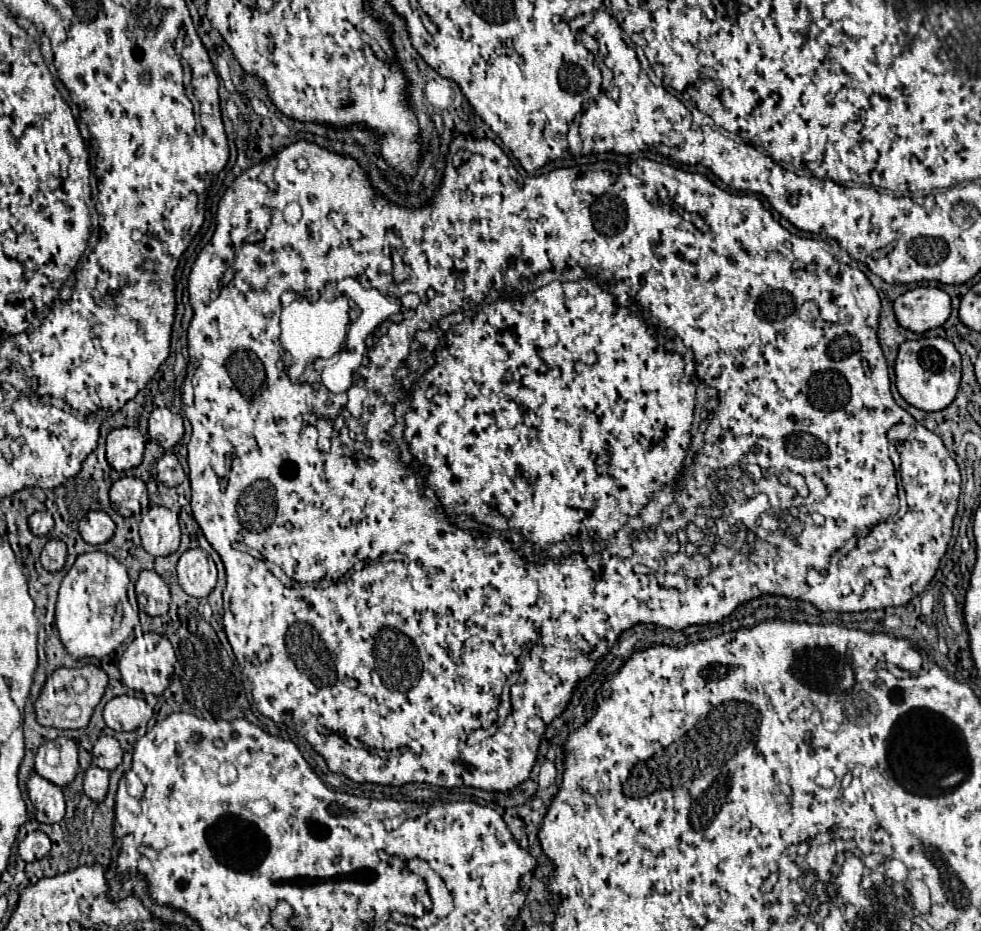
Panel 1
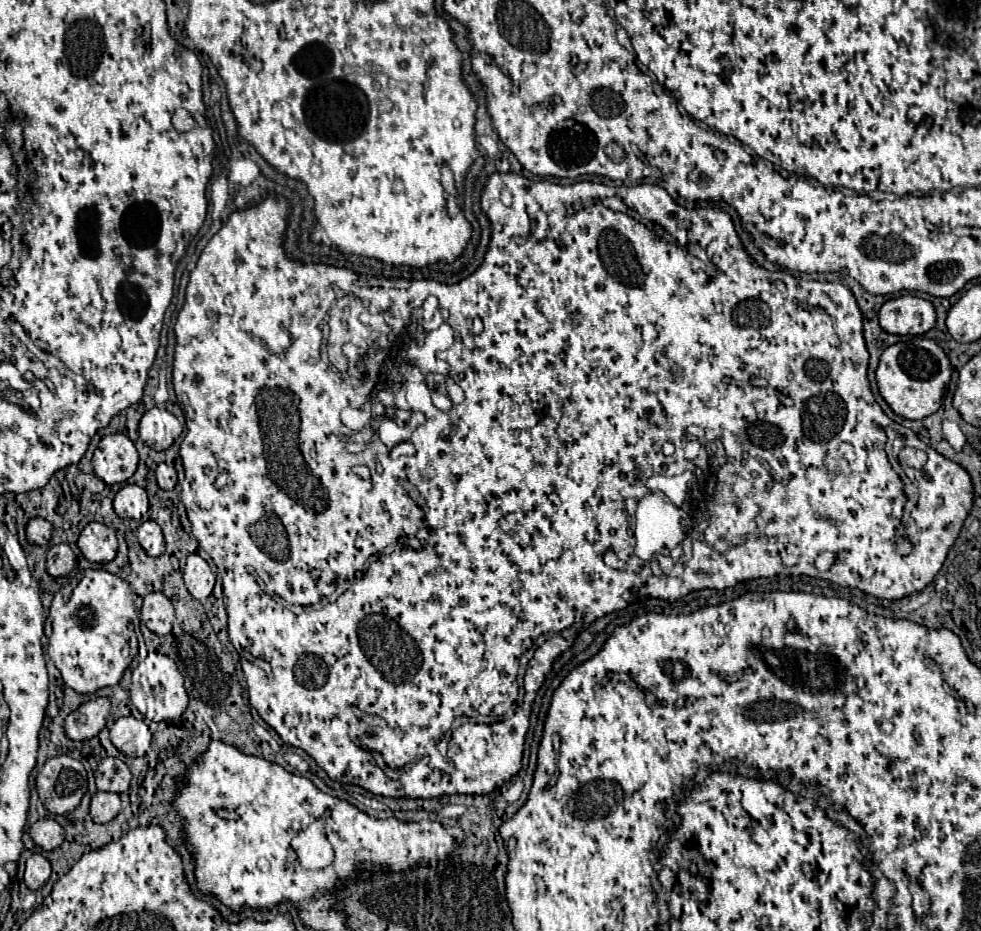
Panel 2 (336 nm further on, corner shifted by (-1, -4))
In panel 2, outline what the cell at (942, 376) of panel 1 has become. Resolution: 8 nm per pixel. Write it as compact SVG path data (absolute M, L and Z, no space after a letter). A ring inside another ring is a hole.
M913 336L889 346L875 370L875 380L879 386L879 394L891 406L891 410L907 420L919 420L931 416L939 410L945 388L951 380L951 362L947 354L929 338Z

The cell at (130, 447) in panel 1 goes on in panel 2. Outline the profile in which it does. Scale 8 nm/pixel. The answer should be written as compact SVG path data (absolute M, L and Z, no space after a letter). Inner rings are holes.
M107 434L93 452L91 466L105 484L121 484L137 470L137 448L125 434Z

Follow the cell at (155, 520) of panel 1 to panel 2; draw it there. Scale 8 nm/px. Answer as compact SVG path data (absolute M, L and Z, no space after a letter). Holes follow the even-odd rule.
M147 520L137 528L137 540L149 556L161 556L165 552L163 532L155 520Z

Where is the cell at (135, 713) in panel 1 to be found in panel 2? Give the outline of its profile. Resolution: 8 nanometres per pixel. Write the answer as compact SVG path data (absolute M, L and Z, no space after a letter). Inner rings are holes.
M133 716L119 718L111 728L111 742L125 756L145 756L151 748L151 730Z

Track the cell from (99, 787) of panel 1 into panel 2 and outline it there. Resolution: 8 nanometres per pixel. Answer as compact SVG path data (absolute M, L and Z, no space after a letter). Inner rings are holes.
M97 792L91 798L91 818L97 824L105 824L113 820L121 810L121 800L113 792Z

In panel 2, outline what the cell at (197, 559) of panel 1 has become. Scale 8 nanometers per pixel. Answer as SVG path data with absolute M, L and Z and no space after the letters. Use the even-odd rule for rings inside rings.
M191 554L185 564L185 586L193 598L205 602L215 586L215 570L207 560L197 554Z

